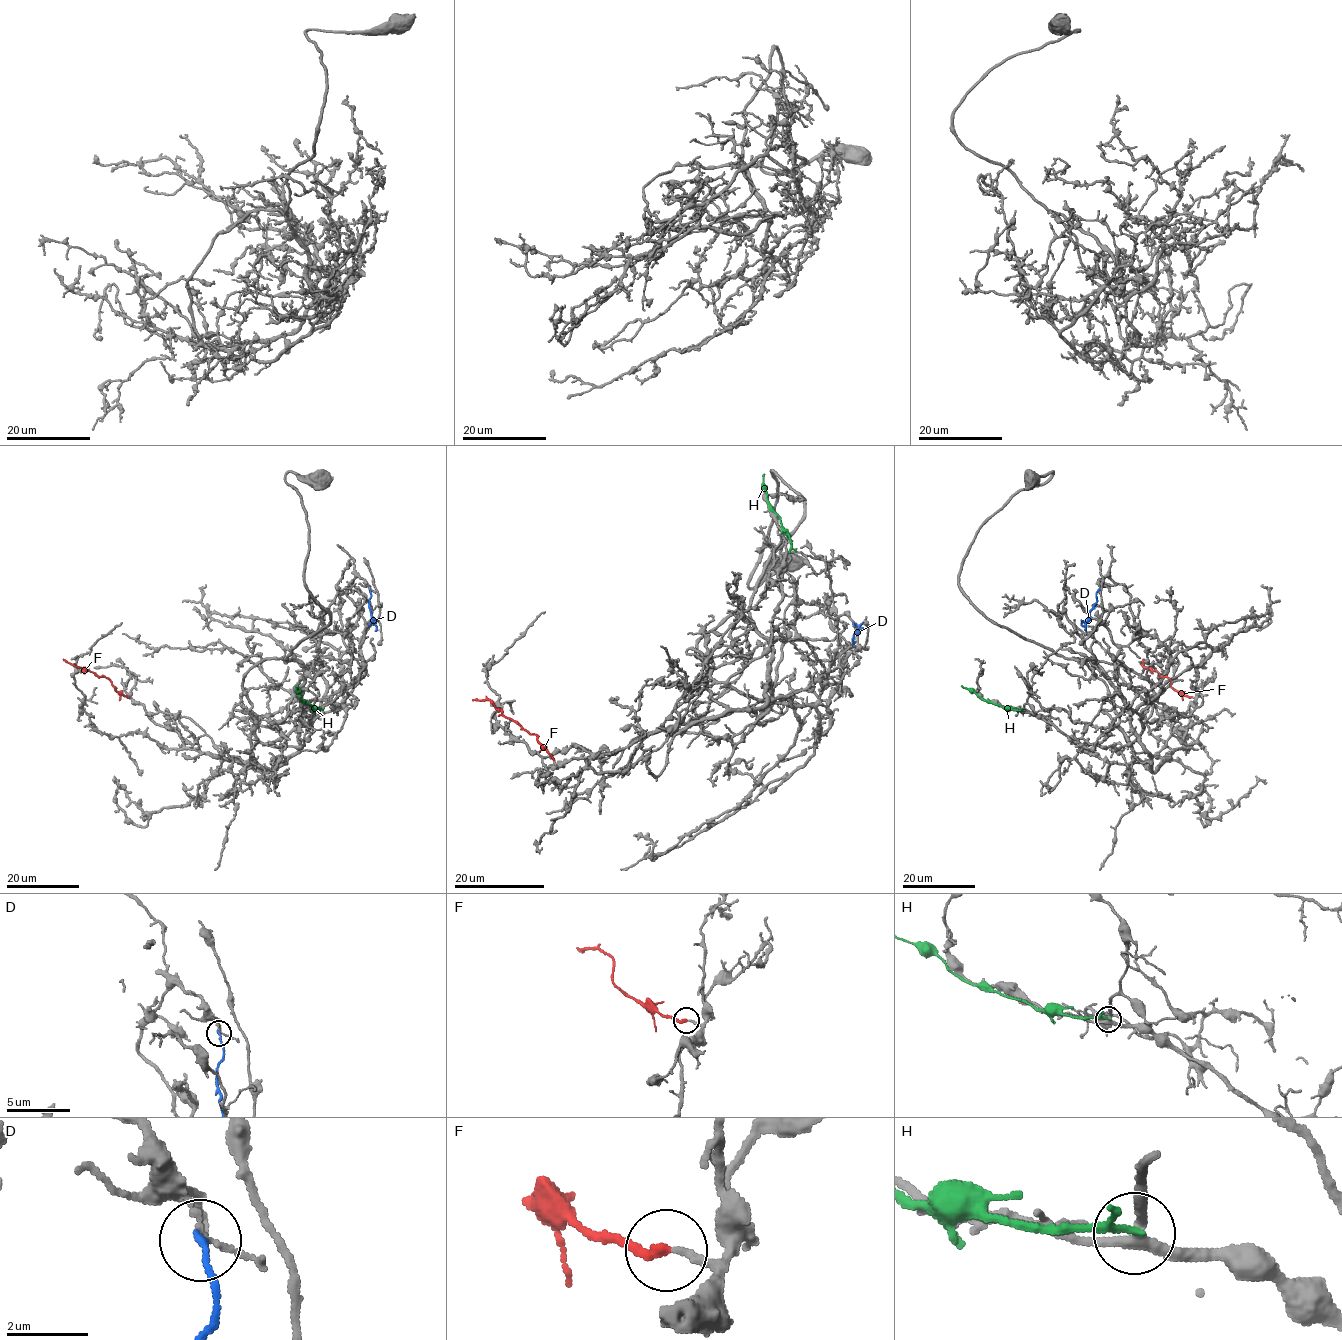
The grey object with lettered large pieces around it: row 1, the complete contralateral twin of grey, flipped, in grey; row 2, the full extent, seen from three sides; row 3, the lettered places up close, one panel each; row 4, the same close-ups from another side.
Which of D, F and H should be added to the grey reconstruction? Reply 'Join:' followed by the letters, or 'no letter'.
Join: F

